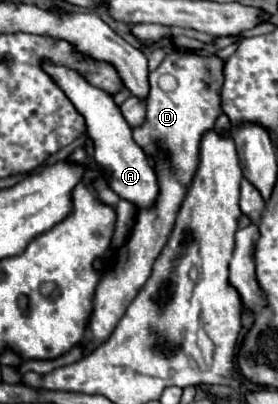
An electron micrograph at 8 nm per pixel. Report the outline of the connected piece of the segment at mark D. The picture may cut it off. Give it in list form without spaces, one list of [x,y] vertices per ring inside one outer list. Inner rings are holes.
[[[173,51],[163,59],[163,63],[155,71],[149,73],[147,117],[141,127],[133,129],[133,139],[145,151],[147,157],[155,159],[159,195],[155,199],[155,205],[141,209],[137,213],[135,227],[127,243],[117,251],[111,273],[107,271],[101,283],[97,285],[95,299],[93,299],[93,315],[89,319],[91,343],[87,347],[87,353],[91,353],[97,345],[101,345],[111,335],[119,319],[125,315],[125,309],[131,305],[133,297],[137,297],[139,289],[151,275],[153,261],[157,259],[163,245],[167,243],[179,205],[195,175],[195,169],[199,163],[201,135],[209,131],[215,125],[217,117],[221,115],[221,87],[223,87],[223,61],[217,57],[197,57],[197,55],[187,55],[185,51]],[[165,75],[171,75],[177,81],[173,89],[161,87],[161,79]],[[157,141],[165,141],[165,145],[169,145],[169,153],[173,153],[173,161],[169,161],[169,165],[173,165],[173,169],[157,161],[157,151],[155,151]]]

